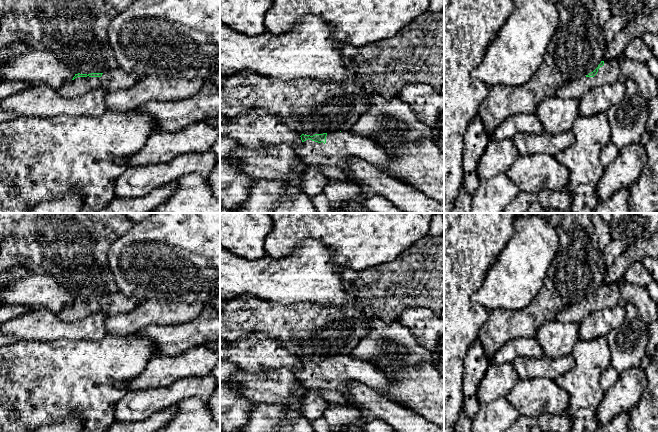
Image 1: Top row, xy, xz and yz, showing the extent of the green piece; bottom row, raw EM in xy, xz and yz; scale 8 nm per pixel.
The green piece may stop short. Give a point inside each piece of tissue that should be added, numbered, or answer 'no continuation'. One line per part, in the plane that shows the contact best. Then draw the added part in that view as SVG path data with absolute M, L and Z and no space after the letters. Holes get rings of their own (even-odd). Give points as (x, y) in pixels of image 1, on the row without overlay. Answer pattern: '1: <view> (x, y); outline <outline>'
1: xz (340, 371); outline M350 354L327 357L325 368L308 363L301 368L292 369L292 372L310 390L325 389L347 395L350 384L359 382L395 401L388 392L392 379L376 366L352 358Z

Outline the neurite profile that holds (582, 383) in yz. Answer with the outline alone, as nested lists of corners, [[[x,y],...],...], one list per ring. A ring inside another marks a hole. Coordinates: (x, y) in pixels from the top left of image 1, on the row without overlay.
[[[606,337],[580,339],[571,355],[575,366],[555,380],[569,395],[565,412],[571,419],[570,432],[596,432],[596,415],[605,393],[600,377],[611,365],[611,349]]]

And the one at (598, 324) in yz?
[[[619,305],[598,310],[579,322],[579,338],[592,340],[606,337],[609,332],[618,328],[625,319],[626,310]]]

